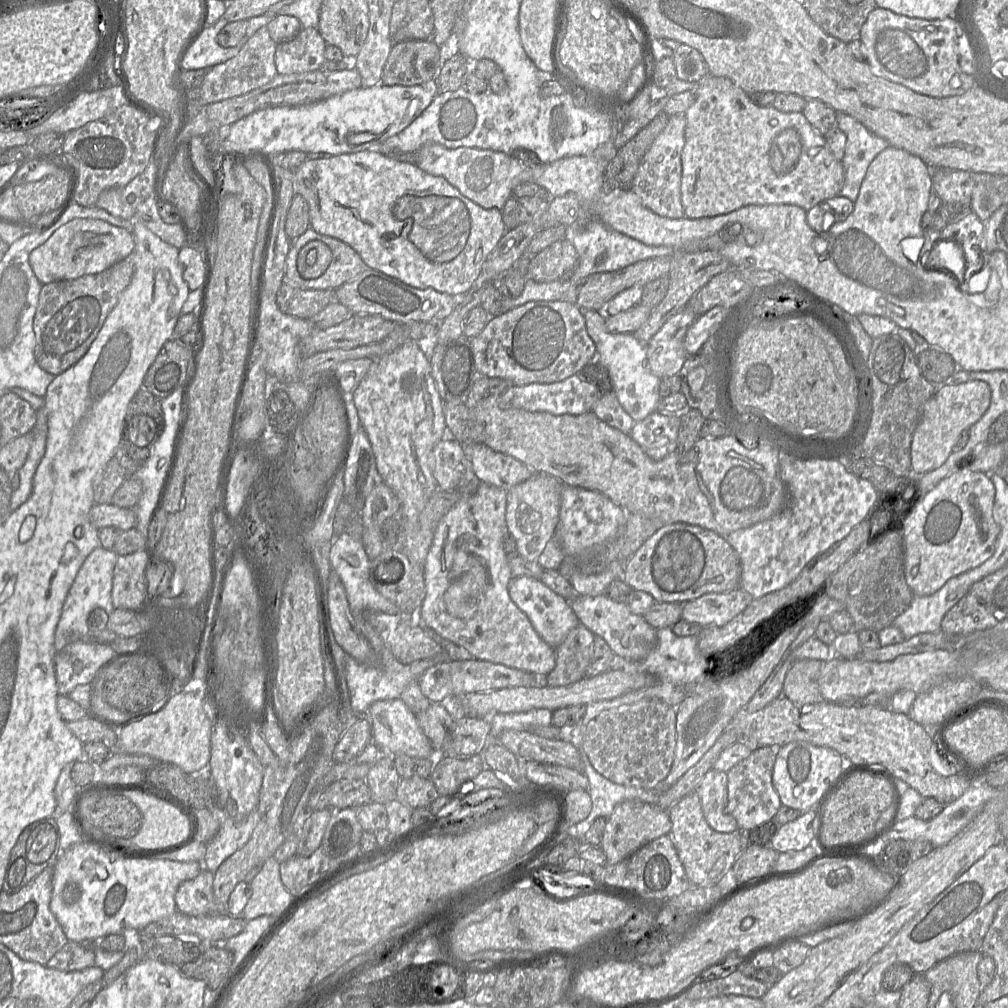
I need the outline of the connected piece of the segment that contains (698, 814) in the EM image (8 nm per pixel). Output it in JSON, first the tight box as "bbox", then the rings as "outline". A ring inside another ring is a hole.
{"bbox":[668,791,750,887],"outline":[[[696,791],[682,798],[668,810],[671,821],[670,836],[692,887],[717,884],[733,867],[737,858],[750,845],[744,832],[720,833],[706,822],[700,797]]]}

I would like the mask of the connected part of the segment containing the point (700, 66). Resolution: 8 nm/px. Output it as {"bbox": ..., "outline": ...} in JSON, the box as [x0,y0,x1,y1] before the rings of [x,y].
{"bbox":[673,44,709,82],"outline":[[[681,44],[673,53],[677,77],[683,81],[700,82],[709,74],[703,55],[695,48]]]}

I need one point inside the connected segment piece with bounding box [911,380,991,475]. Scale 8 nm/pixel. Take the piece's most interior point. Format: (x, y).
(954, 408)

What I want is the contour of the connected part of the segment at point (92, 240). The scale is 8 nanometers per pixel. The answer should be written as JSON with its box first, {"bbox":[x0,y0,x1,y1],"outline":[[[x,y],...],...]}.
{"bbox":[29,218,135,284],"outline":[[[76,218],[62,226],[29,256],[30,267],[41,284],[73,280],[100,273],[126,258],[135,248],[133,234],[104,220]]]}

